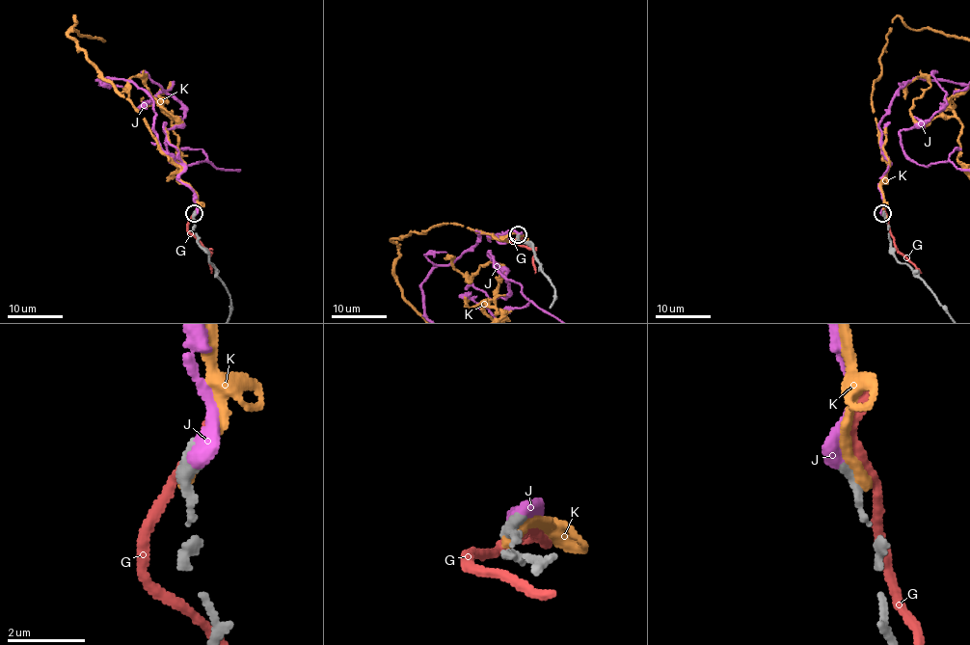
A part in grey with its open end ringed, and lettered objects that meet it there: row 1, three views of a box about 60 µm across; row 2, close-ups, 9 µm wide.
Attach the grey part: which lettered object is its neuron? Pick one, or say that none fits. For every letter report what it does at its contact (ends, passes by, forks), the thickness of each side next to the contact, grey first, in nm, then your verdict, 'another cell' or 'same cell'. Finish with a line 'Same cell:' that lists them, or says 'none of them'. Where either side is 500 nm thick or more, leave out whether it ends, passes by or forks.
G: it passes by; calibres 440 and 280 nm; another cell
J: it ends; calibres 400 and 460 nm; same cell
K: it ends; calibres 440 and 360 nm; another cell
Same cell: J

